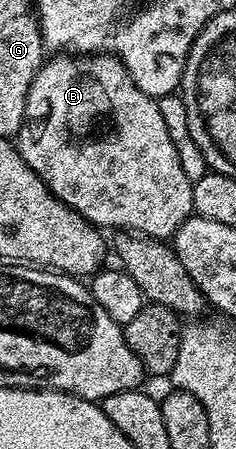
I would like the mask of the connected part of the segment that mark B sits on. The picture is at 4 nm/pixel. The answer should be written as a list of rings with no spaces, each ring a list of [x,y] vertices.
[[[55,54],[39,67],[39,73],[33,78],[33,86],[29,86],[29,98],[25,102],[25,118],[19,128],[17,147],[21,158],[43,179],[47,187],[62,204],[68,204],[74,212],[81,214],[89,224],[100,229],[126,230],[141,236],[149,236],[152,240],[166,241],[174,237],[175,232],[186,222],[193,212],[193,181],[185,178],[185,170],[181,170],[181,158],[177,158],[177,146],[173,146],[173,138],[169,138],[169,130],[165,130],[165,118],[161,118],[159,101],[154,96],[145,94],[135,85],[129,70],[116,56],[110,54]]]

